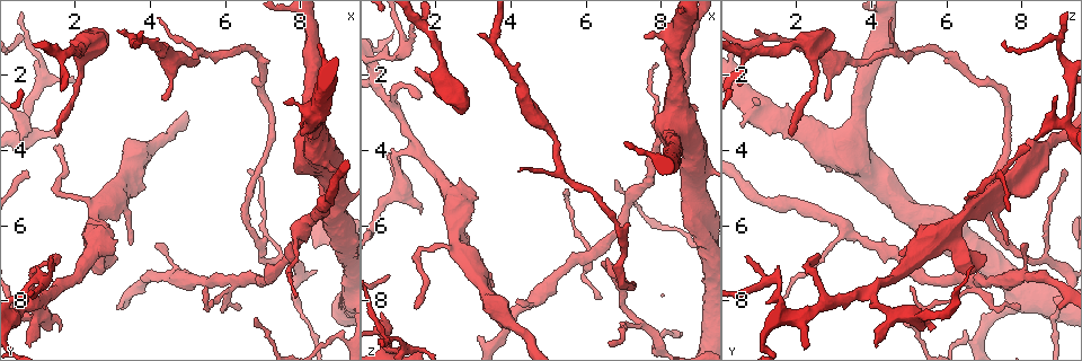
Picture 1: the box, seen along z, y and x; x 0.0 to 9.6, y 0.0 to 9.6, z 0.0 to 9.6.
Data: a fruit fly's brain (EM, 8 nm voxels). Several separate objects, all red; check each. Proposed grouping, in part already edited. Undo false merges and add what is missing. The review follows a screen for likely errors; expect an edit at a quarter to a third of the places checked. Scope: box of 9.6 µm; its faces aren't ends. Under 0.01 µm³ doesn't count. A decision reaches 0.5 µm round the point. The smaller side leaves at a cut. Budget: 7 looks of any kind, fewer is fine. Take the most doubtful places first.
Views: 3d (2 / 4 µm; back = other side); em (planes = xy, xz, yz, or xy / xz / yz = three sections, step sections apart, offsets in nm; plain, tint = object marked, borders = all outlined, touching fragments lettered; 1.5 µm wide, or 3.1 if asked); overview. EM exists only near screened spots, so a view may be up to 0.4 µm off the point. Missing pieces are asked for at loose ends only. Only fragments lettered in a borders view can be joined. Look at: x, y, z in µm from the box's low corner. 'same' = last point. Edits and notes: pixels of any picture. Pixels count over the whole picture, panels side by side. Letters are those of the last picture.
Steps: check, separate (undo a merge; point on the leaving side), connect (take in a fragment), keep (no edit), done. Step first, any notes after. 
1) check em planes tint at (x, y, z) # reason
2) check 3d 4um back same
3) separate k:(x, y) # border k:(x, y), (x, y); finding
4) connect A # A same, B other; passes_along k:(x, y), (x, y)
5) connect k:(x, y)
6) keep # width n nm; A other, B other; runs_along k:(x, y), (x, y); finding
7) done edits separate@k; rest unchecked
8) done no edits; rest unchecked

check em planes borders at (3.10, 8.30, 9.00) # branch stops here

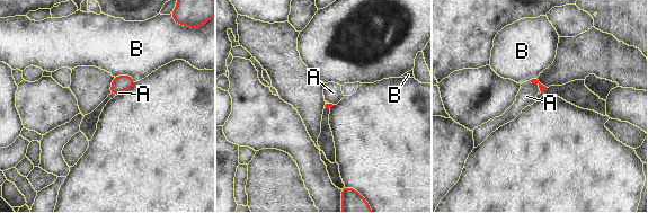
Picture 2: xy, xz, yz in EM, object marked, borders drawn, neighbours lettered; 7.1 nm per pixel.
connect A # longest_contact B 170 nm; A same, B other; passes_along 2:(542, 88), (539, 85), (526, 96); it goes on there

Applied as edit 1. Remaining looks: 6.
check overview

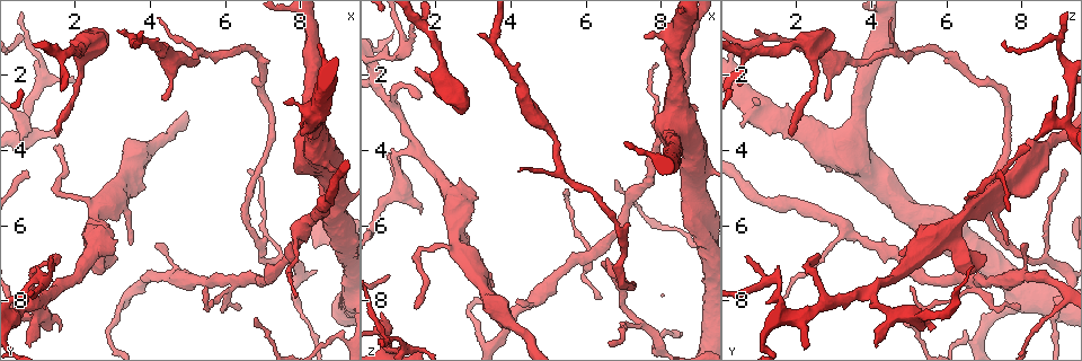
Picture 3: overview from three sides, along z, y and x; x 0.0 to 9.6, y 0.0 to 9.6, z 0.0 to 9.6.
check em xz step 8 tint at (7.40, 6.90, 8.65) # abrupt turn

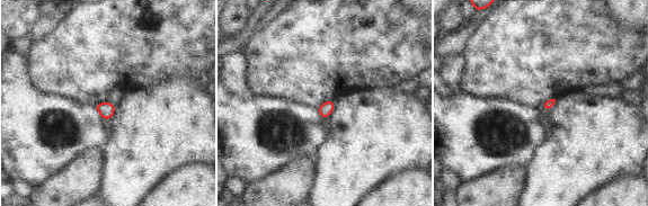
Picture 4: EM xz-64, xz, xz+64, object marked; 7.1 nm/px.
check em planes borders same # cut it another way

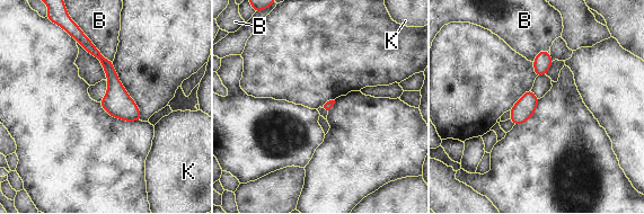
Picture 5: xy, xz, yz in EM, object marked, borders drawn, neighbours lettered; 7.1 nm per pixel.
keep # longest_contact B 320 nm; B other, K other; all the same cell

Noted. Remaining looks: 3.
check em planes borders at (1.45, 3.90, 8.10) # end of a long branch

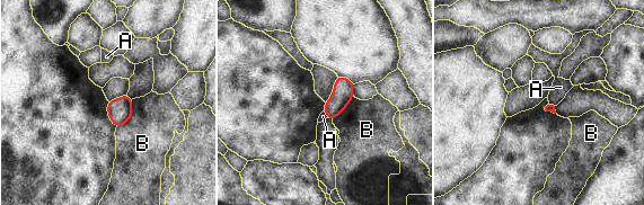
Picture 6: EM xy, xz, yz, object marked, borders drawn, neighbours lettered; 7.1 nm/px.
keep # longest_contact B 240 nm; A other, B other; border 6:(549, 101), (554, 106); none of them fits

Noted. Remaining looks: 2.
done edits connect@2; rest unchecked

